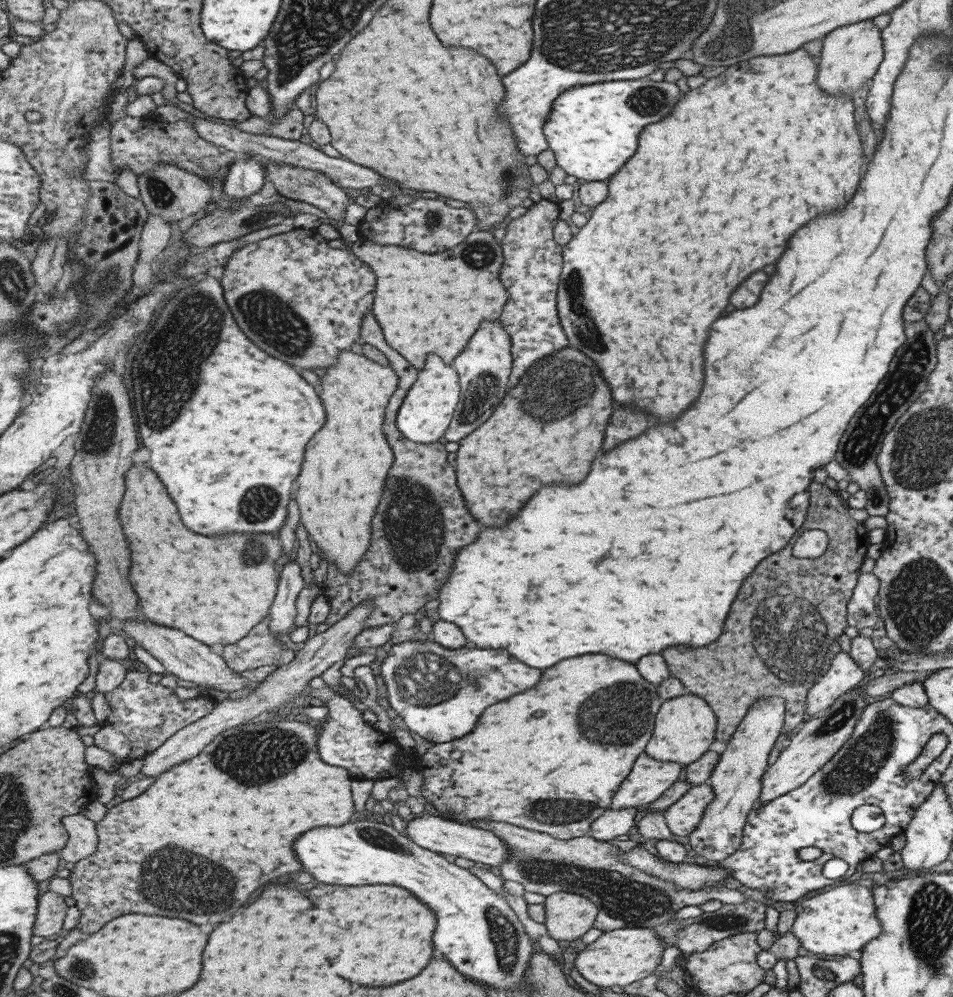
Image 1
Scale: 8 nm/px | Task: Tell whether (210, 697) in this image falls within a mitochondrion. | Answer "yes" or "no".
no

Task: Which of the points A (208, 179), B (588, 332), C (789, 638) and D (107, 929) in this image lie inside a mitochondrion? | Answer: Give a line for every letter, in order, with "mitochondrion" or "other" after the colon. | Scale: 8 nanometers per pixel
A: other
B: mitochondrion
C: mitochondrion
D: other

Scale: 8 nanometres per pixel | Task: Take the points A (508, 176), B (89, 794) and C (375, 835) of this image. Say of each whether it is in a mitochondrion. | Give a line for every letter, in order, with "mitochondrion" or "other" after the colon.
A: mitochondrion
B: other
C: mitochondrion

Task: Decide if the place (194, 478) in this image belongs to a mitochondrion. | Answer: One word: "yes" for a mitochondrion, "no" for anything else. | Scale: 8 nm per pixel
no

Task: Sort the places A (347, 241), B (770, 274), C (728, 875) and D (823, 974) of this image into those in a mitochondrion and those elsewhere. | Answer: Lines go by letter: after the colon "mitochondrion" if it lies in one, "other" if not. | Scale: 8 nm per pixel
A: other
B: other
C: other
D: mitochondrion

